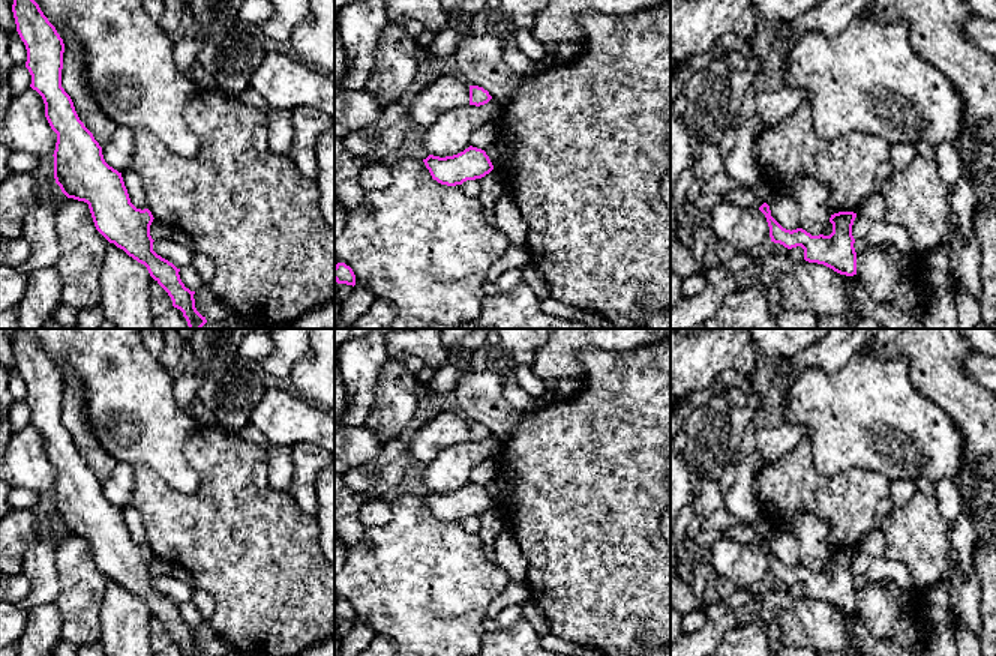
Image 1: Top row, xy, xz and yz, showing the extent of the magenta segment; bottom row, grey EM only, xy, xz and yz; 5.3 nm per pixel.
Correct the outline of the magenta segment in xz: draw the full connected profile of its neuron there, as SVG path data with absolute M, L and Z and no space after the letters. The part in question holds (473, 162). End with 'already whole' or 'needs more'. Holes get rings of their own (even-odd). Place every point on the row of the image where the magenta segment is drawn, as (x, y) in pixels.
M472 146L453 156L440 158L429 155L423 162L432 179L447 186L482 179L494 170L486 152Z | already whole

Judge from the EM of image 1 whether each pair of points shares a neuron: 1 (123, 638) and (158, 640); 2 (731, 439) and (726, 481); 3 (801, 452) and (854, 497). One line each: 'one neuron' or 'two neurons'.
1: two neurons
2: two neurons
3: one neuron

